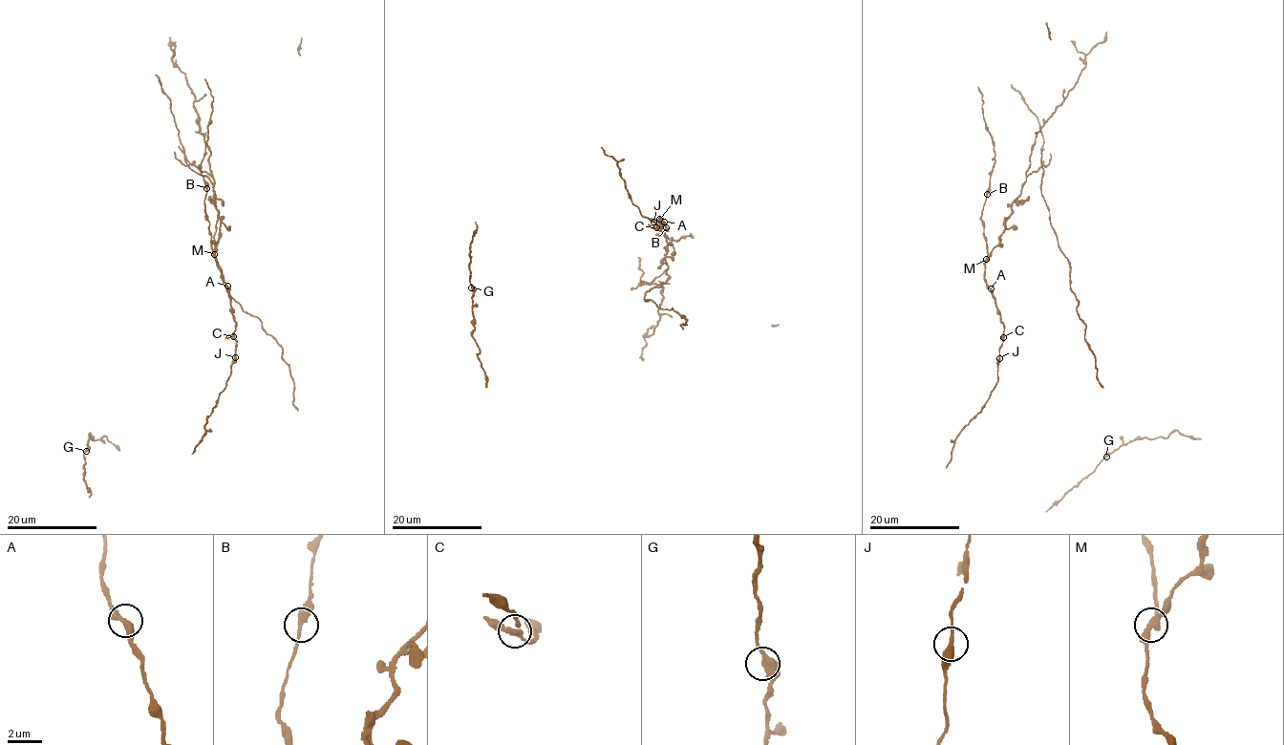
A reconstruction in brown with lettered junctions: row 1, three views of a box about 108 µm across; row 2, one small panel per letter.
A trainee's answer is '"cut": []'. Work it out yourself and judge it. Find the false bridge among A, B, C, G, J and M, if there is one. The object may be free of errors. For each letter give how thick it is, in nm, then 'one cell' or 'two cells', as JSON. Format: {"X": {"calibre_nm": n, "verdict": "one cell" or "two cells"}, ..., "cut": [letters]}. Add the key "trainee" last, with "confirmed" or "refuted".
{"A": {"calibre_nm": 380, "verdict": "one cell"}, "B": {"calibre_nm": 380, "verdict": "one cell"}, "C": {"calibre_nm": 300, "verdict": "one cell"}, "G": {"calibre_nm": 360, "verdict": "one cell"}, "J": {"calibre_nm": 360, "verdict": "one cell"}, "M": {"calibre_nm": 320, "verdict": "two cells"}, "cut": ["M"], "trainee": "refuted"}

